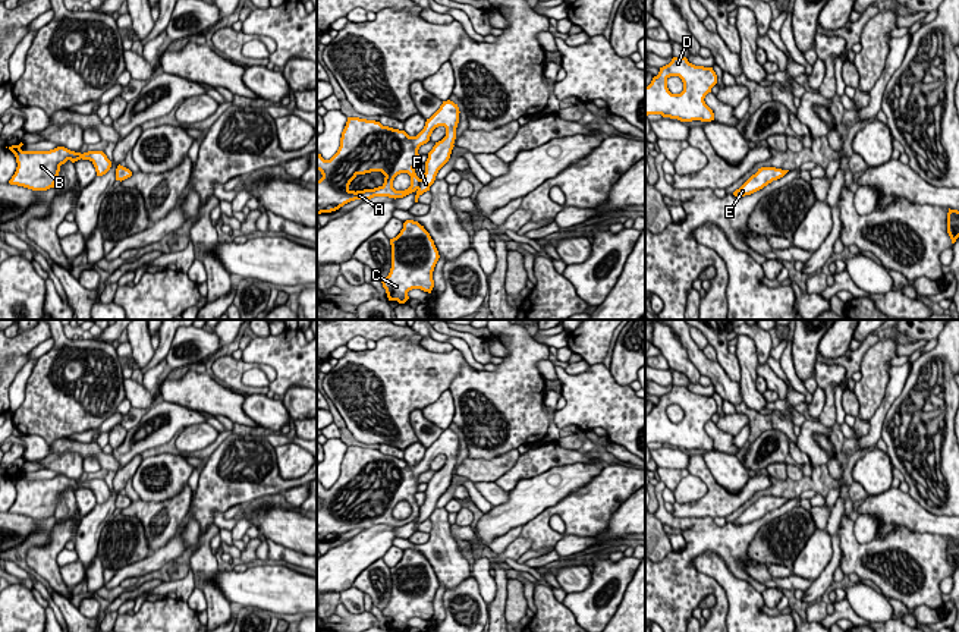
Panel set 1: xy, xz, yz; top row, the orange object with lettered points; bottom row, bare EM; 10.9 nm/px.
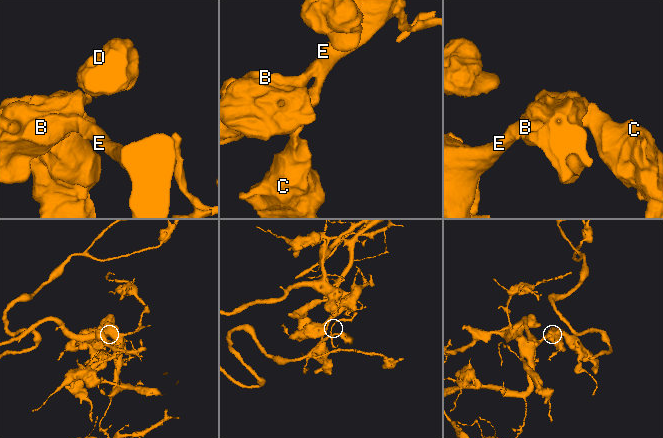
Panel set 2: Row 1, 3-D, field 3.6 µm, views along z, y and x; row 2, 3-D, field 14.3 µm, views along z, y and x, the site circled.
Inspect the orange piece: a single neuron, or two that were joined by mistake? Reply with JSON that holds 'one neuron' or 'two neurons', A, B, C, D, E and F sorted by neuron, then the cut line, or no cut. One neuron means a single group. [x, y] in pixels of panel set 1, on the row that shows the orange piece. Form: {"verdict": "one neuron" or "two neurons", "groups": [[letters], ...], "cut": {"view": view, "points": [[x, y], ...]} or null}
{"verdict": "one neuron", "groups": [["A", "B", "C", "D", "E", "F"]], "cut": null}

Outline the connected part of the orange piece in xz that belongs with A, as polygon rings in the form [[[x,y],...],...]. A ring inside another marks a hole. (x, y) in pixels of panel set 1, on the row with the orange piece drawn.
[[[443,101],[440,109],[425,122],[416,136],[405,131],[383,126],[380,122],[348,117],[342,132],[337,153],[324,160],[317,153],[317,170],[323,177],[317,180],[317,214],[331,213],[355,199],[374,196],[403,198],[415,192],[418,198],[430,191],[438,170],[449,161],[456,139],[459,107],[453,101]],[[446,128],[446,136],[436,142],[425,161],[425,173],[419,179],[415,173],[418,150],[430,141],[433,131]],[[381,172],[384,183],[374,189],[350,191],[349,185],[358,174]],[[408,173],[411,186],[396,191],[393,180],[397,174]]]

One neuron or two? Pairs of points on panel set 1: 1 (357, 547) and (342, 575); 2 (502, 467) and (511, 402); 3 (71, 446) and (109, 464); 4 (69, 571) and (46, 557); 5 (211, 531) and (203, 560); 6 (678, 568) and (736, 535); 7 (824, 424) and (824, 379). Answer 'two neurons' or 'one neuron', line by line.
1: one neuron
2: two neurons
3: one neuron
4: two neurons
5: one neuron
6: one neuron
7: one neuron

